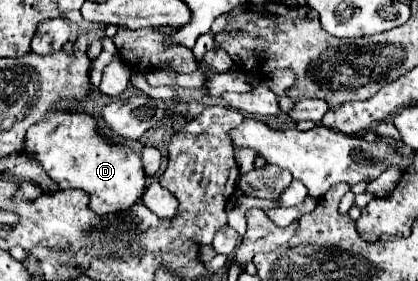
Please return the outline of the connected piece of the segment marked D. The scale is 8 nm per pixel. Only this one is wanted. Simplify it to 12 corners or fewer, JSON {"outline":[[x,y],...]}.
{"outline":[[52,113],[26,155],[106,219],[142,201],[140,155],[86,113]]}

